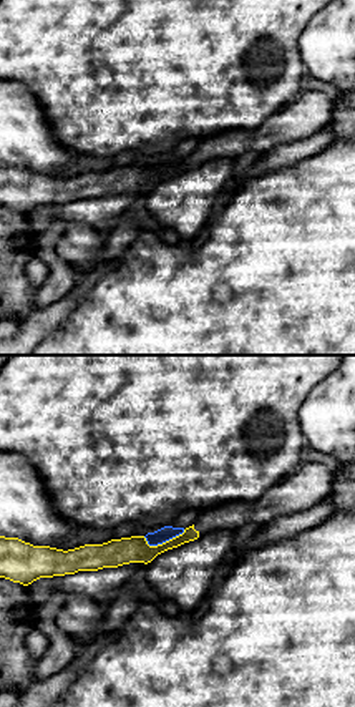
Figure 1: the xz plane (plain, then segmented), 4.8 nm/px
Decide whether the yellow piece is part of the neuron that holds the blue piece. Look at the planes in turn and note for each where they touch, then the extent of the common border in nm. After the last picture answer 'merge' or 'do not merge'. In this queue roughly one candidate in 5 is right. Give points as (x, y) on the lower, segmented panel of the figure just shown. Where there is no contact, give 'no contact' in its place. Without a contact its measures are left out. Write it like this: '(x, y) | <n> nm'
(163, 541) | 220 nm

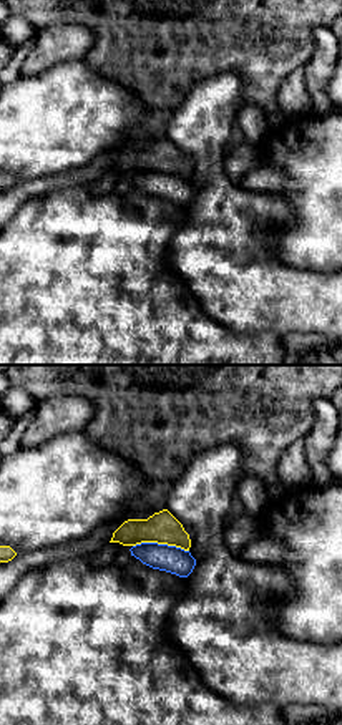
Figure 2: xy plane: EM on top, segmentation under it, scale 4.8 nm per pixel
(161, 544) | 280 nm

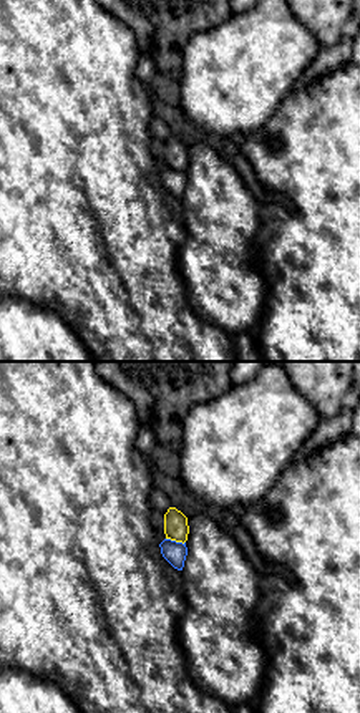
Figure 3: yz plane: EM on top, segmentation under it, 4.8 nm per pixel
(176, 543) | 100 nm

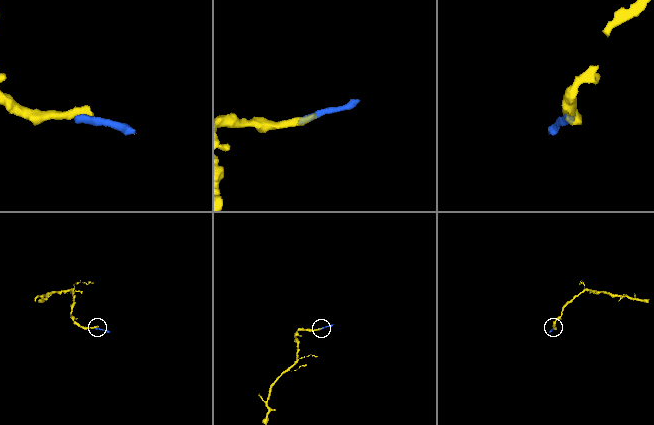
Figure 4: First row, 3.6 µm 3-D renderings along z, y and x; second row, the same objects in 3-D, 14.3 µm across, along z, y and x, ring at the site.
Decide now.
do not merge

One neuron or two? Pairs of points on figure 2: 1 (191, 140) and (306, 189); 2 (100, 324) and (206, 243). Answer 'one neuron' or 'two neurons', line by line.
1: two neurons
2: two neurons

